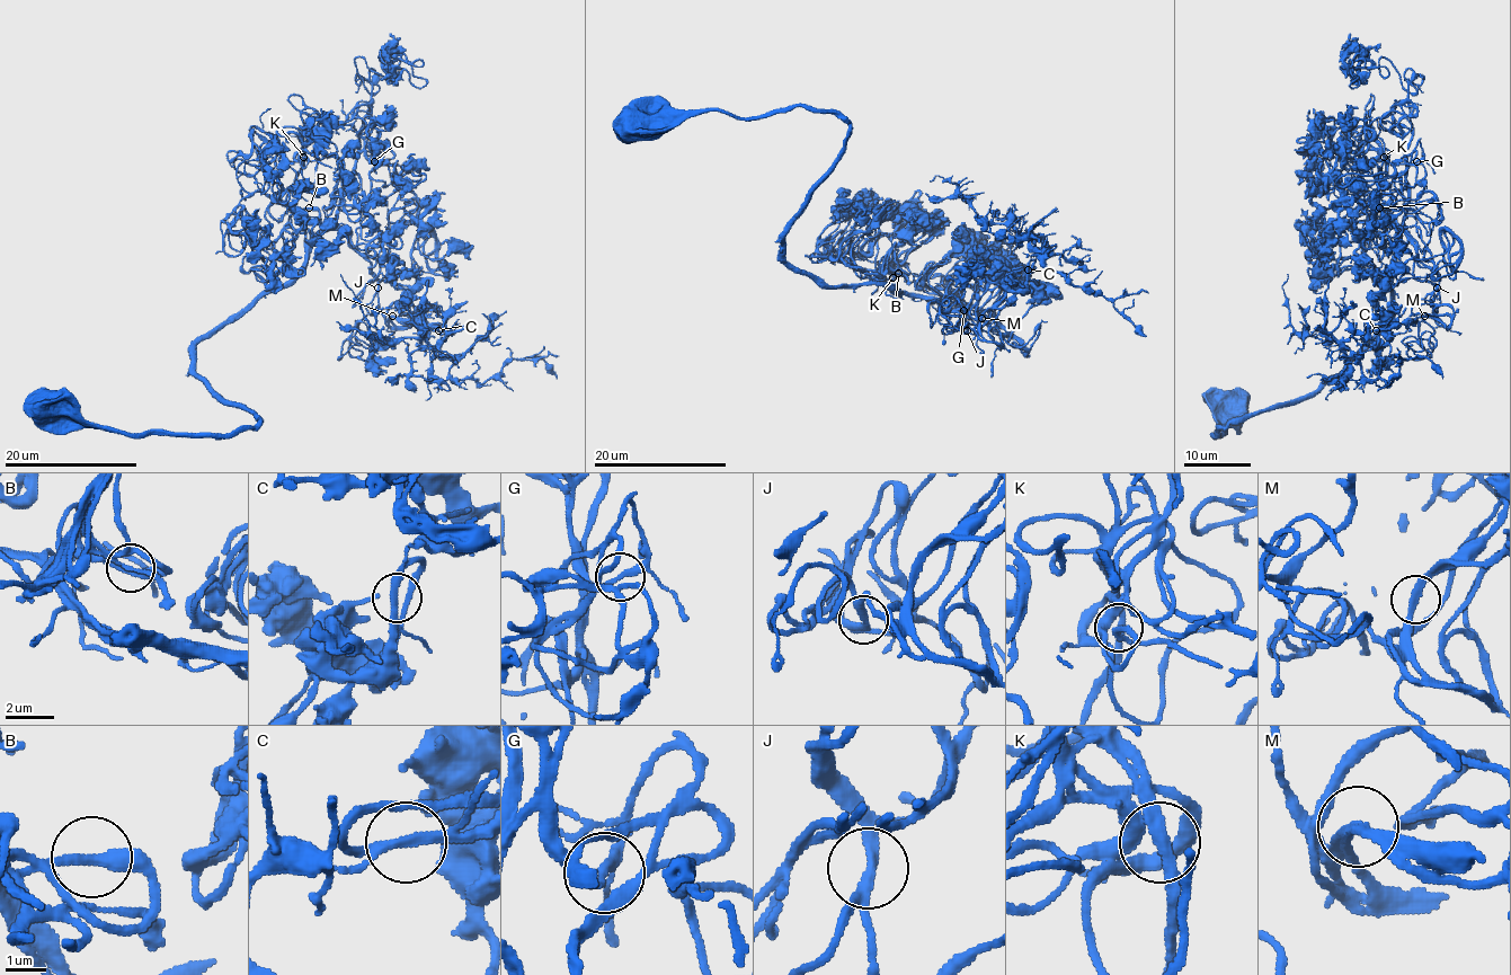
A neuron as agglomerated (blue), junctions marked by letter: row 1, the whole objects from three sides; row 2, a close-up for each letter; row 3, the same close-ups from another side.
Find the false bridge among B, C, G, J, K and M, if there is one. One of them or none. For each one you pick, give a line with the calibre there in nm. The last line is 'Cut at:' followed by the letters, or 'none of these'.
C: 240 nm thick
Cut at: C

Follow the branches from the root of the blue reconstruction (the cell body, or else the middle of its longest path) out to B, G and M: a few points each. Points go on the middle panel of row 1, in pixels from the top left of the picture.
B: (633, 126), (837, 114), (849, 136), (785, 260), (827, 285), (895, 292), (879, 272), (898, 273)
G: (633, 126), (837, 114), (849, 136), (785, 260), (963, 310)
M: (633, 126), (837, 114), (849, 136), (785, 260), (930, 299), (963, 331), (981, 318)

